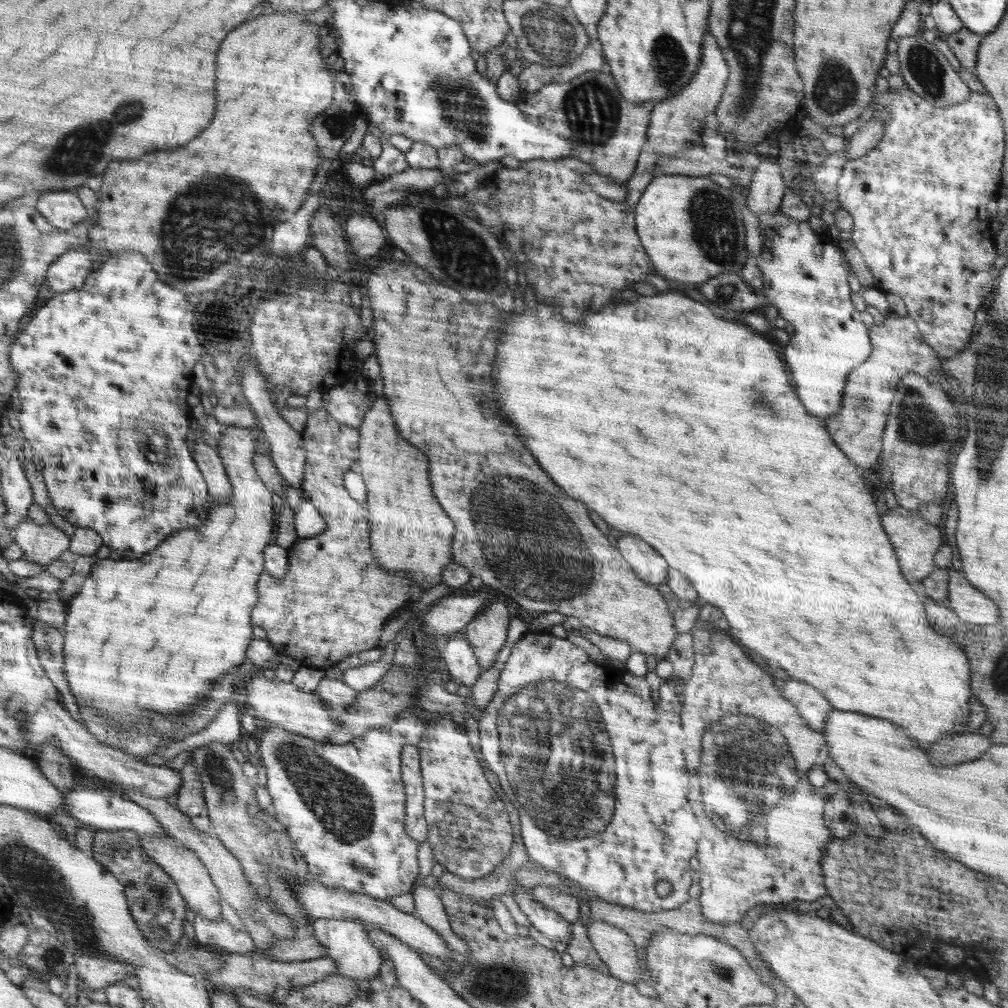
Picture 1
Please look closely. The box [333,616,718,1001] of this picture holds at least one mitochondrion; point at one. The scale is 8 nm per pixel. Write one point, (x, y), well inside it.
(547, 711)

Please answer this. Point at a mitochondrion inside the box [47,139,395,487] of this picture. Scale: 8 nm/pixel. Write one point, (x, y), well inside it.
(207, 218)

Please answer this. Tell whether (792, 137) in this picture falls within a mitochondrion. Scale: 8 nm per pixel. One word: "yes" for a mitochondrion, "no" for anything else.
no

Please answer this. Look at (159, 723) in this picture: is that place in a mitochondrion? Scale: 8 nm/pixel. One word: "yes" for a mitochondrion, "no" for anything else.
no

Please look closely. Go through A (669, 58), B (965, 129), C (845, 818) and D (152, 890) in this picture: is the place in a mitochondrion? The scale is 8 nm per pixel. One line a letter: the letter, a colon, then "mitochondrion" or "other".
A: mitochondrion
B: other
C: other
D: mitochondrion

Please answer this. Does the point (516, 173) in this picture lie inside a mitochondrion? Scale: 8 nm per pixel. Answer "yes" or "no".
no

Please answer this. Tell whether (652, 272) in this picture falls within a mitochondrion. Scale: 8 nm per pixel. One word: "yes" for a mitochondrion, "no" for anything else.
no

